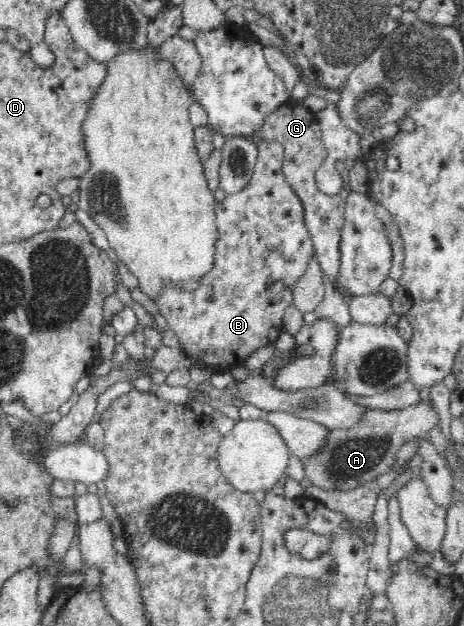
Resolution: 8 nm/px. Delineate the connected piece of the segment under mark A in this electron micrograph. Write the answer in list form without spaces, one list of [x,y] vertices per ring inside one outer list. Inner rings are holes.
[[[421,400],[401,410],[386,411],[369,407],[353,428],[329,429],[323,448],[313,456],[301,460],[304,476],[313,486],[327,491],[346,491],[371,482],[391,469],[396,461],[395,454],[402,444],[417,437],[427,438],[429,430],[438,424],[439,414],[427,401]]]

